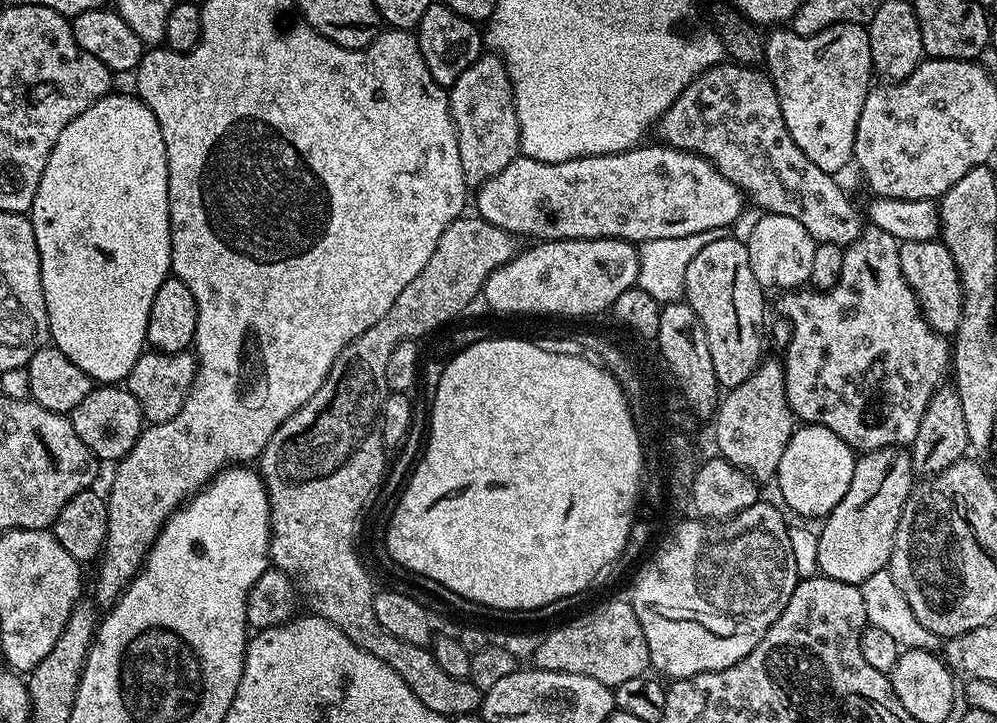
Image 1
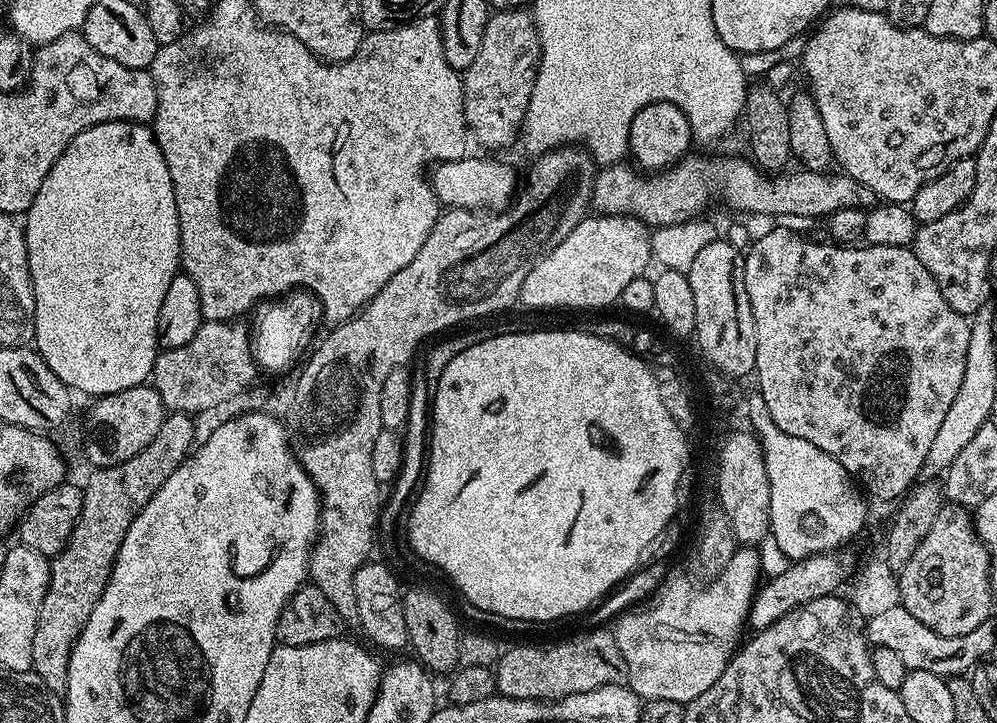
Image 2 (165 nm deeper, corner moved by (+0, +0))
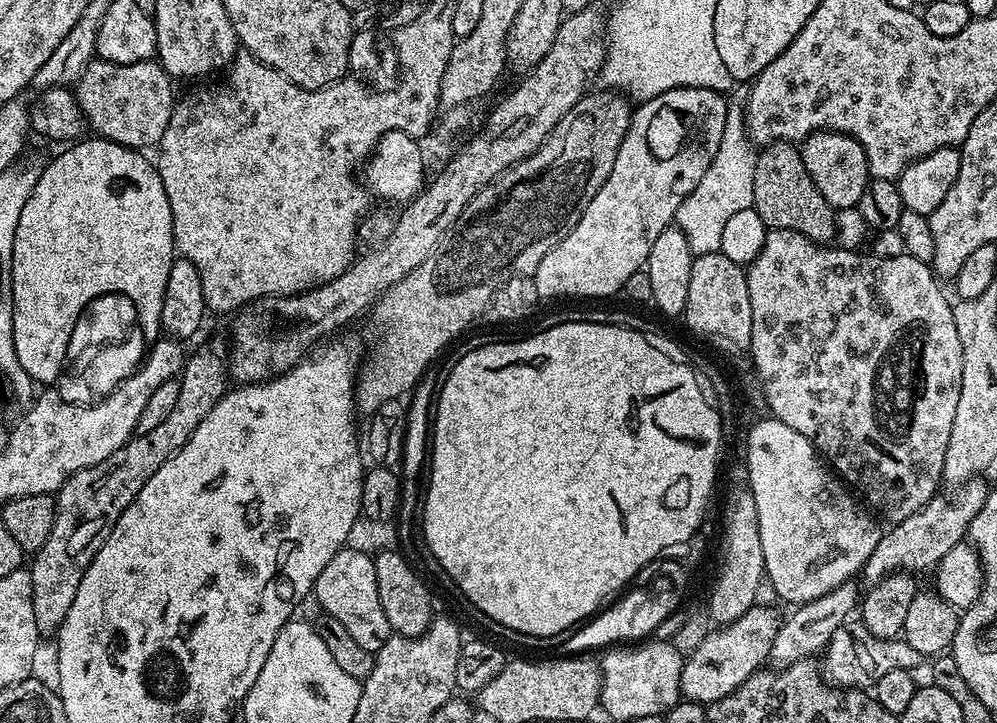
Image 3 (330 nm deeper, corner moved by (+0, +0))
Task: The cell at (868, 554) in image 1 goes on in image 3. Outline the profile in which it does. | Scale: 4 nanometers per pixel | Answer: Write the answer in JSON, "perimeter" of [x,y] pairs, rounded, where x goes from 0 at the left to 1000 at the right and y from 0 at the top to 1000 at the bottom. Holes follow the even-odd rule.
{"perimeter":[[[759,838],[748,844],[744,855],[710,873],[708,882],[700,888],[700,899],[689,903],[682,920],[683,964],[709,976],[728,965],[728,960],[740,954],[748,938],[763,928],[782,864],[782,852],[778,845],[777,840]]]}

